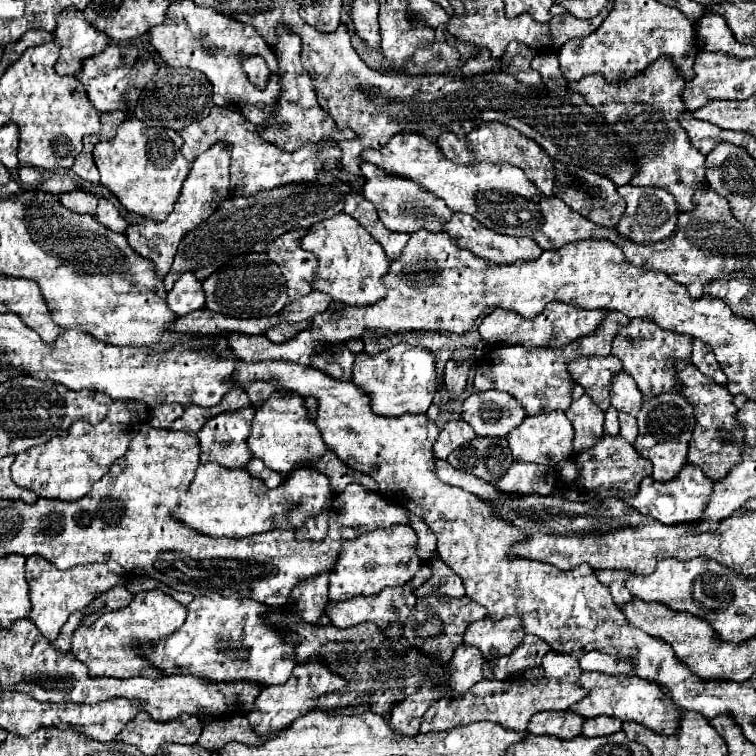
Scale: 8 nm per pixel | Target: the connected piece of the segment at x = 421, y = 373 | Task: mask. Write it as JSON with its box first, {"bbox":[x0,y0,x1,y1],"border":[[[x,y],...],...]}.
{"bbox":[353,343,439,417],"border":[[[399,343],[391,349],[385,349],[377,355],[357,353],[353,367],[353,383],[361,387],[371,397],[371,407],[377,415],[399,417],[405,413],[425,413],[433,403],[433,397],[439,387],[435,357],[429,349],[411,347]]]}

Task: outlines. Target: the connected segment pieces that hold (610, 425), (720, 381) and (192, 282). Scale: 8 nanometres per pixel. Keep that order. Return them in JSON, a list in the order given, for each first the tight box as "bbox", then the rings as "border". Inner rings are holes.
[{"bbox":[605,407,619,435],"border":[[[609,407],[605,411],[605,433],[607,435],[617,435],[619,433],[619,421],[617,421],[617,409]]]},{"bbox":[691,341,727,385],"border":[[[693,341],[693,357],[691,357],[691,363],[703,373],[703,375],[711,375],[711,379],[717,383],[717,385],[727,385],[727,377],[725,373],[721,371],[713,351],[709,349],[709,345],[705,345],[703,341]]]},{"bbox":[167,273,205,315],"border":[[[183,273],[175,281],[173,289],[167,293],[167,305],[177,315],[187,315],[205,307],[205,293],[195,273]]]}]

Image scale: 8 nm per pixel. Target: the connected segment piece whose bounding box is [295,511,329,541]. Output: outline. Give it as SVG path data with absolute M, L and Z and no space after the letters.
M321 513L319 517L313 517L309 519L303 527L299 527L295 531L295 537L297 539L325 539L327 535L327 519L329 519L329 513Z

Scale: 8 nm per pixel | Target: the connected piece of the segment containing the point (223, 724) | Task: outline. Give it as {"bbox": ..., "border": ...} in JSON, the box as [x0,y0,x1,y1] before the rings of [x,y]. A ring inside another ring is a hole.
{"bbox":[197,715,277,751],"border":[[[231,715],[231,717],[223,717],[219,721],[207,723],[197,745],[201,745],[203,749],[209,749],[209,751],[217,751],[217,749],[225,747],[229,741],[239,741],[245,745],[263,745],[265,741],[273,739],[275,735],[277,733],[269,733],[269,735],[261,737],[255,729],[251,729],[249,719],[245,715]]]}

